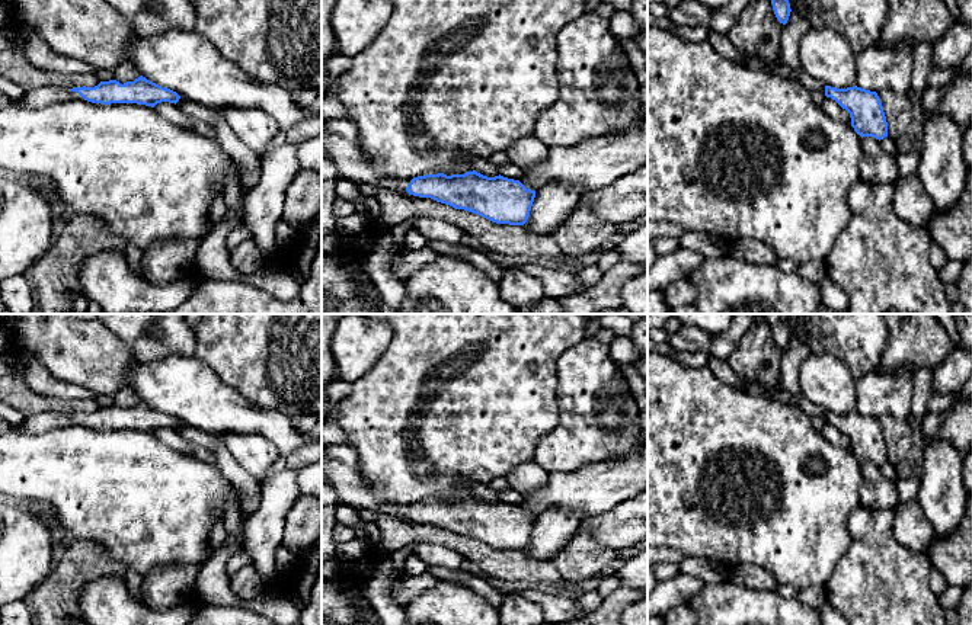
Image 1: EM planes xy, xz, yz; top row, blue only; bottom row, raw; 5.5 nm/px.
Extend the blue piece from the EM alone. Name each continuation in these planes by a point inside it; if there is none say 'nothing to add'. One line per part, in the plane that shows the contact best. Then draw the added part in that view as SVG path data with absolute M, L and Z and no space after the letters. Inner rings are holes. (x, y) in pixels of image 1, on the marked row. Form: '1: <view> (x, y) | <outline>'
1: xy (42, 96) | M41 86L33 90L26 90L23 97L16 105L25 109L41 109L51 103L81 99L83 97L79 93L70 92L68 89L61 89L57 86Z

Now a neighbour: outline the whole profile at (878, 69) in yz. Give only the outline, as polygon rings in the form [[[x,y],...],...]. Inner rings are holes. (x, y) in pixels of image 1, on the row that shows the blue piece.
[[[902,41],[892,49],[870,47],[856,54],[856,86],[879,93],[891,89],[908,93],[912,77],[912,47]]]

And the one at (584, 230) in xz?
[[[578,203],[550,234],[563,256],[581,256],[607,244],[617,233],[617,224],[604,219],[591,206]]]

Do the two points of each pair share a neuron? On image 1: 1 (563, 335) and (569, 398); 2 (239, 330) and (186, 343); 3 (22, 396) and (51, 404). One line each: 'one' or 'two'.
1: two
2: two
3: one

